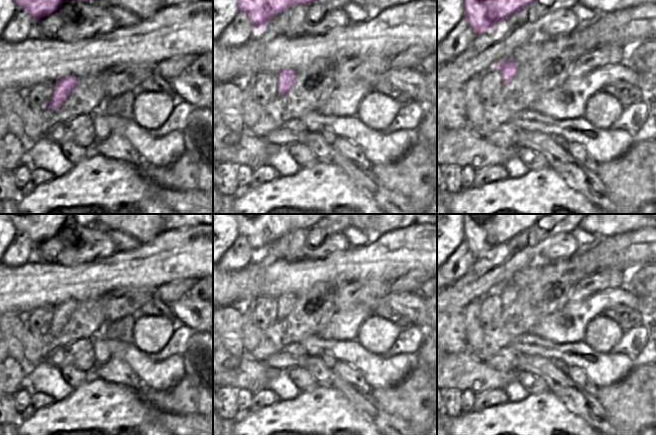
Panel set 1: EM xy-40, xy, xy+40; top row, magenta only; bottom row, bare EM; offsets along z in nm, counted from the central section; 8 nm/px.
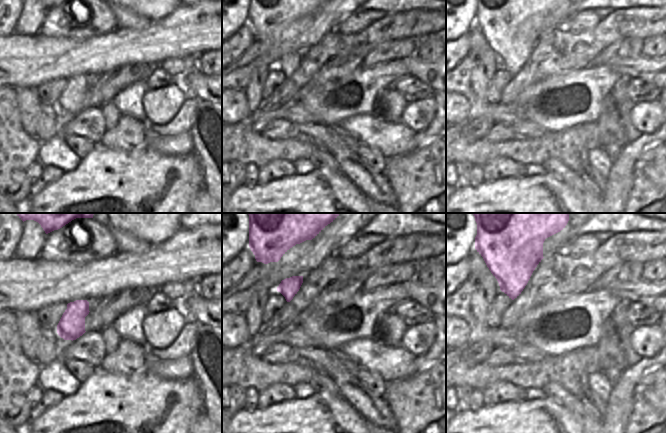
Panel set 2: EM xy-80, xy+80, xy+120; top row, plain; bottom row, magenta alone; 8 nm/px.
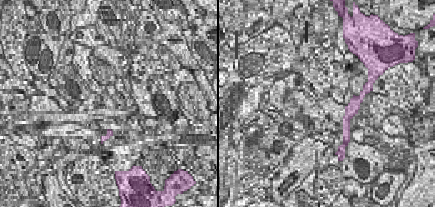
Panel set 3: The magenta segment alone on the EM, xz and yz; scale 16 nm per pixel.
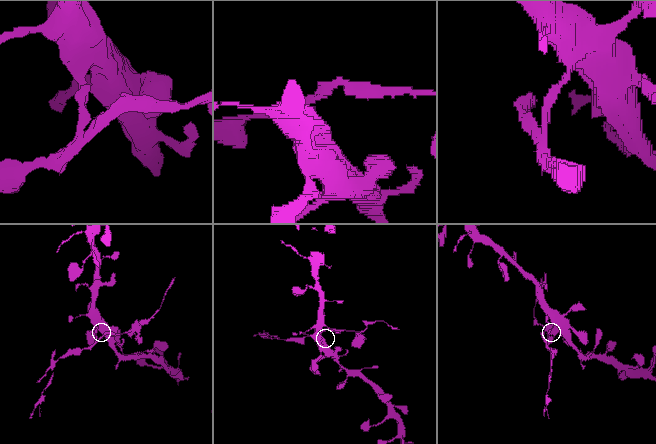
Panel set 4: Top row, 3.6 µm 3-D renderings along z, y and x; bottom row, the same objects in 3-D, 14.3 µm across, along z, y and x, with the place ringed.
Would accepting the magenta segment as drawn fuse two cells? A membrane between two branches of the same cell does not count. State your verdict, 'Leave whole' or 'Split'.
Split

